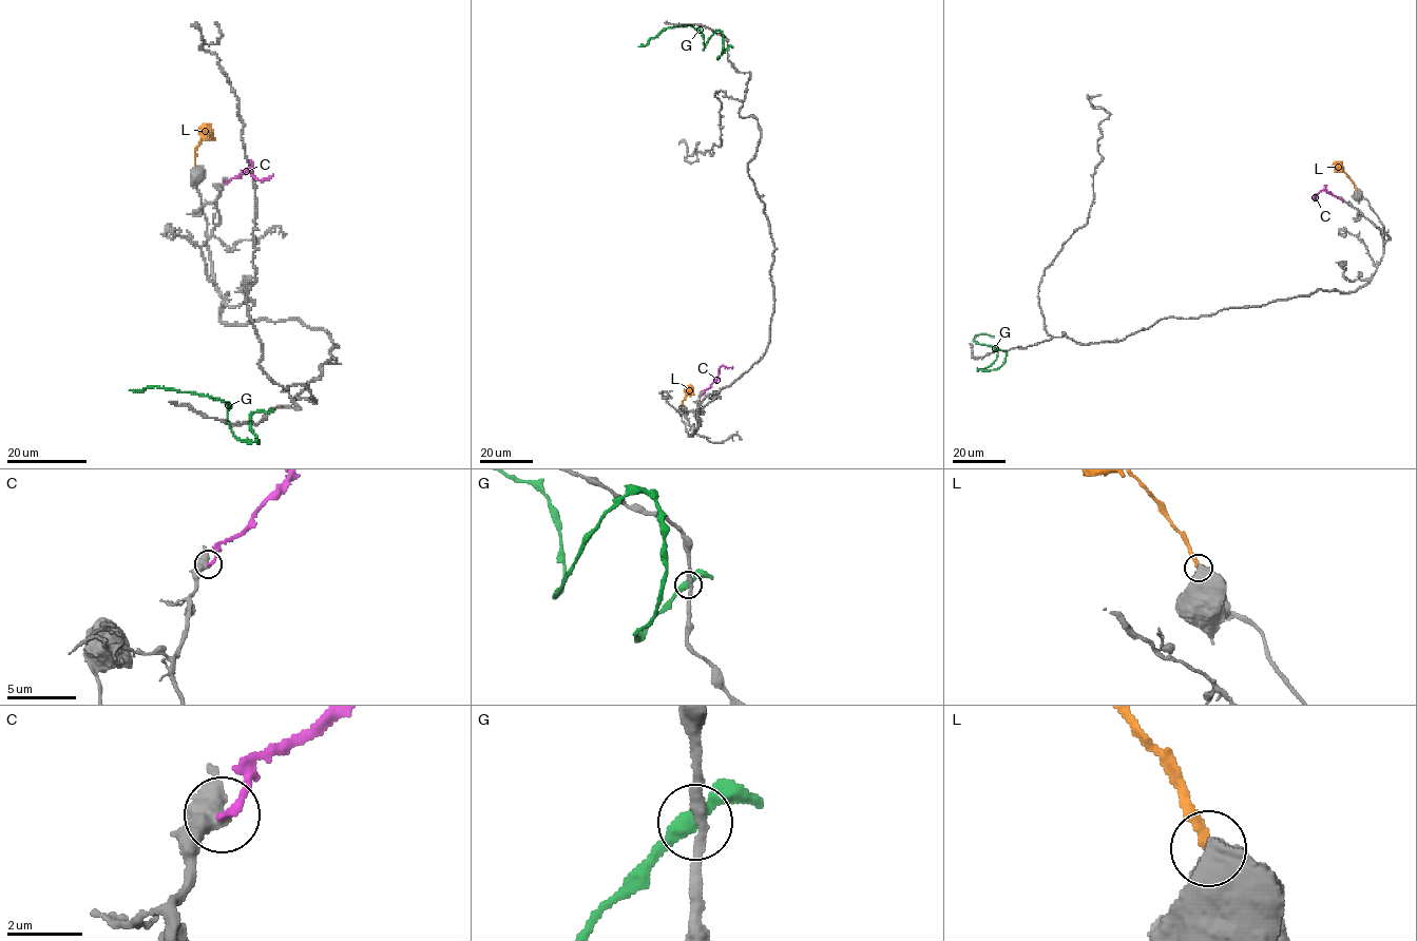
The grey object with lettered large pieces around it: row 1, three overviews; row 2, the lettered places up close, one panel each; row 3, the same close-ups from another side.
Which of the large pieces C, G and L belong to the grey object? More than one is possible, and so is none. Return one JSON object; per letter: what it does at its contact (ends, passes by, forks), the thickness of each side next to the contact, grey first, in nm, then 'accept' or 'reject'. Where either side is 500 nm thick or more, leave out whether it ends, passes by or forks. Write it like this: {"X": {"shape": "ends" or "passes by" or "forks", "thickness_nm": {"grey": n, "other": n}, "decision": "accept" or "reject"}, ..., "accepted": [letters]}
{"C": {"shape": "ends", "thickness_nm": {"grey": 480, "other": 240}, "decision": "reject"}, "G": {"shape": "passes by", "thickness_nm": {"grey": 240, "other": 360}, "decision": "reject"}, "L": {"thickness_nm": {"grey": 750, "other": 220}, "decision": "reject"}, "accepted": []}

